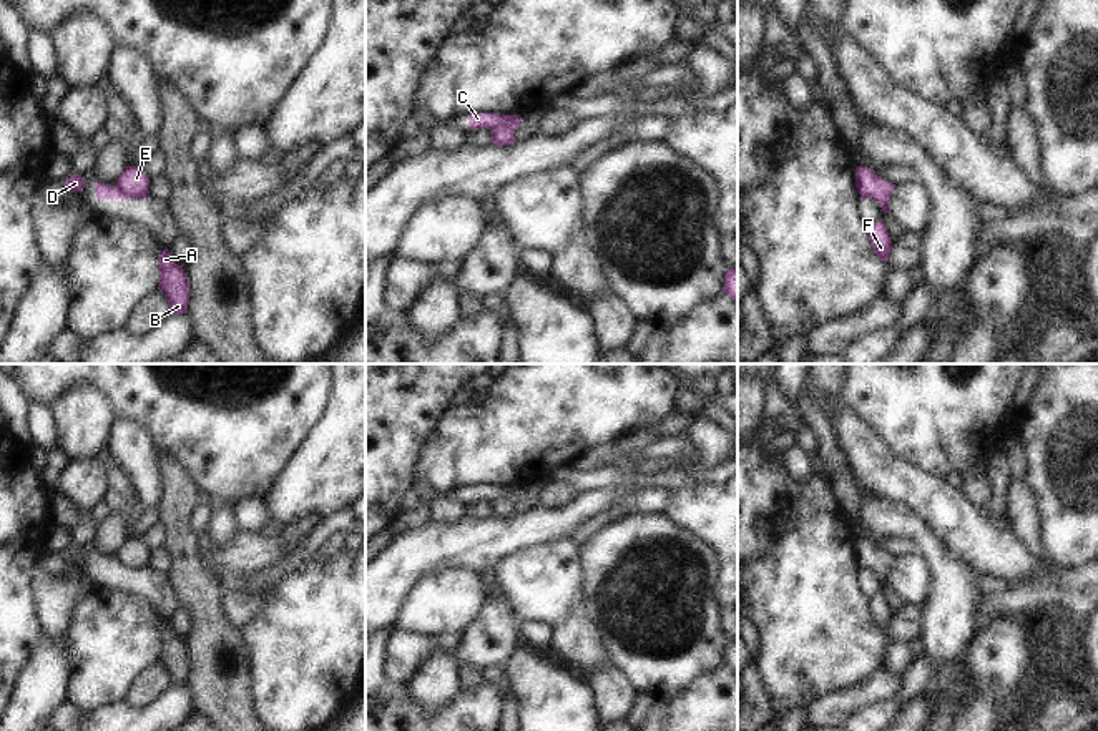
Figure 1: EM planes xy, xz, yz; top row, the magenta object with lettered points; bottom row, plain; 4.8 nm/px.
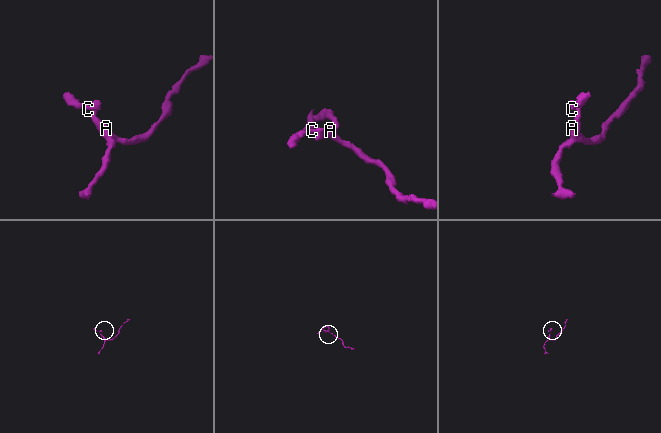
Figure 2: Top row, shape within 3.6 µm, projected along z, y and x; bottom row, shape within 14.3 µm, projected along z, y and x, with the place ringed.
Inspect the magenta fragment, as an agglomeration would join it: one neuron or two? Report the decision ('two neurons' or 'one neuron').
two neurons

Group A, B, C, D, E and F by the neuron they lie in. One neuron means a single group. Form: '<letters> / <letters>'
A B E F / C D

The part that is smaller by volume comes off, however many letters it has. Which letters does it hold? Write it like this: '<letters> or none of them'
C, D

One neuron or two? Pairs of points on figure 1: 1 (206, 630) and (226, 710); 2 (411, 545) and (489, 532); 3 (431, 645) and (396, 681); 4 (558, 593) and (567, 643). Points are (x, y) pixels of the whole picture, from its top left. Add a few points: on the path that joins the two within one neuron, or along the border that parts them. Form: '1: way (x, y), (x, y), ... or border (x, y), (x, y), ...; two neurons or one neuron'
1: way (213, 650), (220, 690); one neuron
2: way (431, 545), (469, 542); one neuron
3: way (421, 650), (399, 672); one neuron
4: border (580, 608), (565, 615), (552, 628); two neurons

